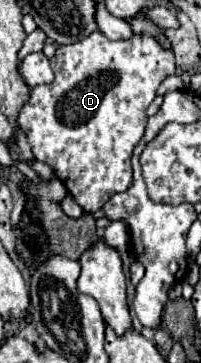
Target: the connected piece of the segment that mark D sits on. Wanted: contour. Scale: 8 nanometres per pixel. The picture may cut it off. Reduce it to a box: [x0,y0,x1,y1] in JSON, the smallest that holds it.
[17,30,175,214]

